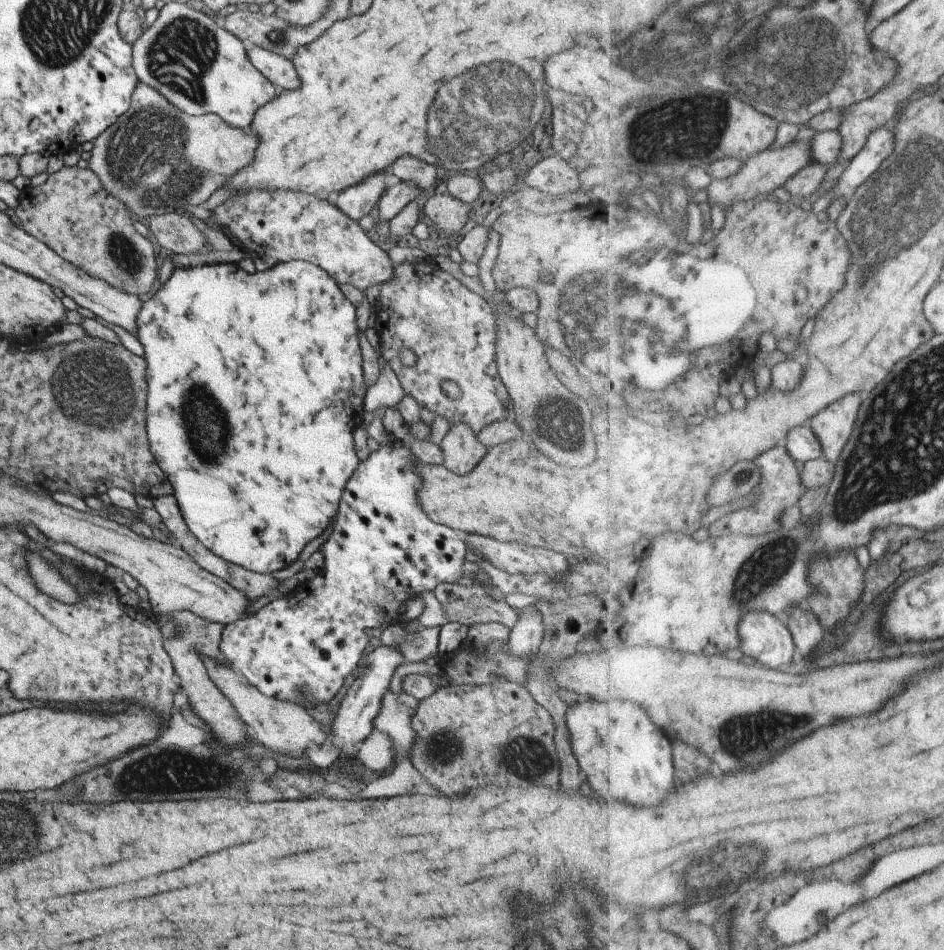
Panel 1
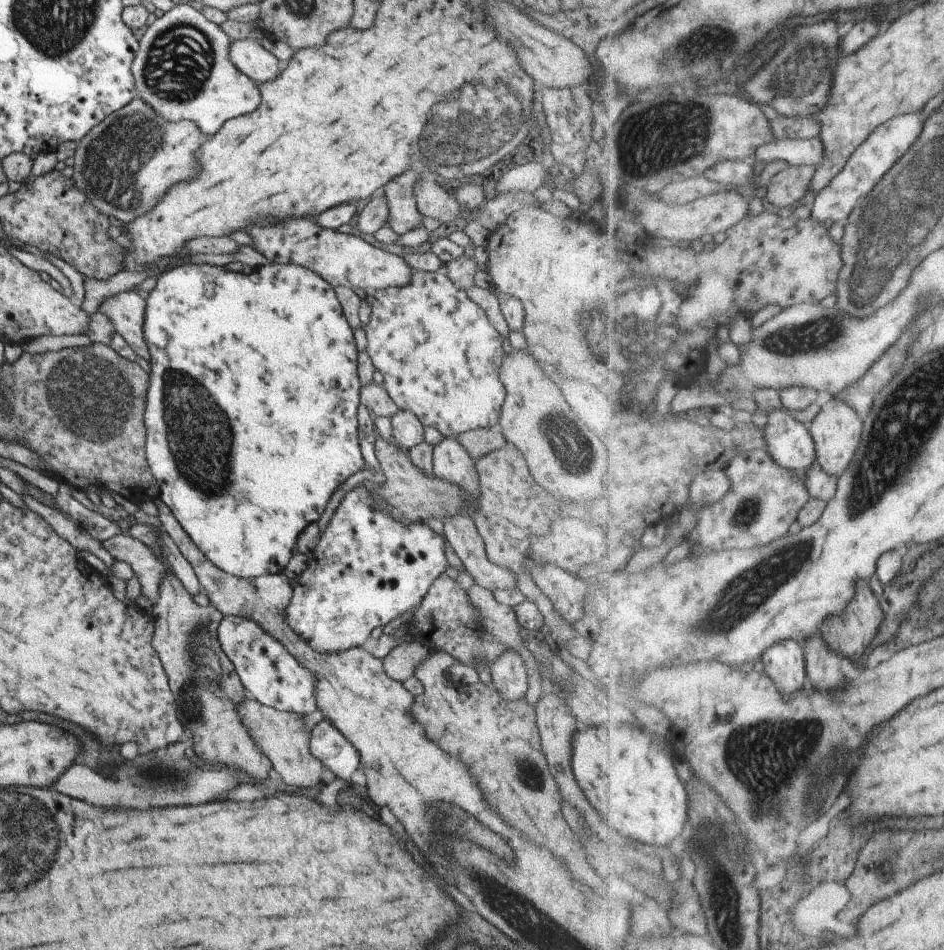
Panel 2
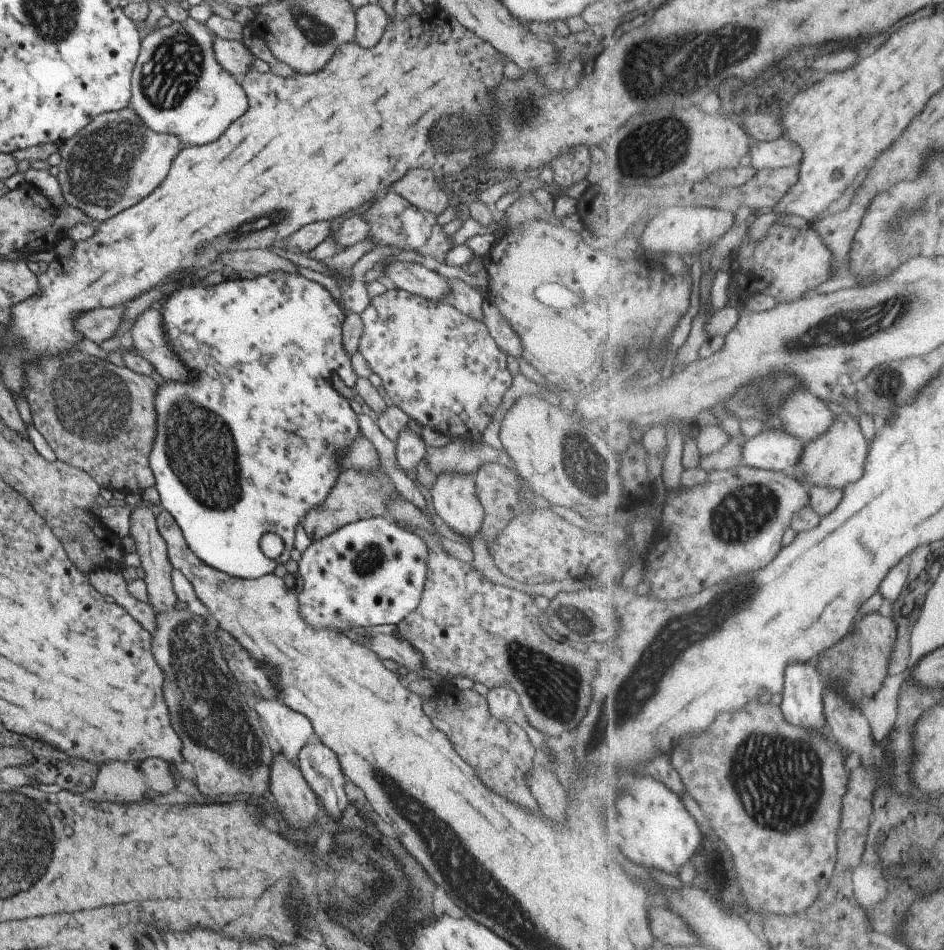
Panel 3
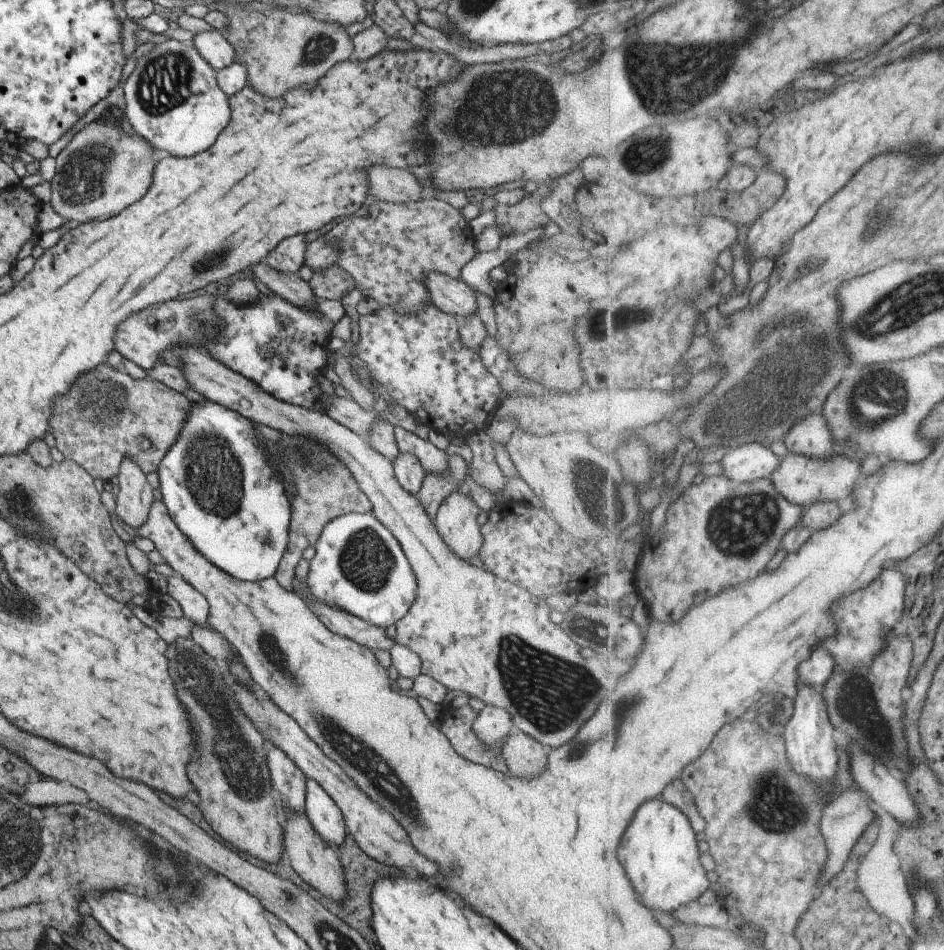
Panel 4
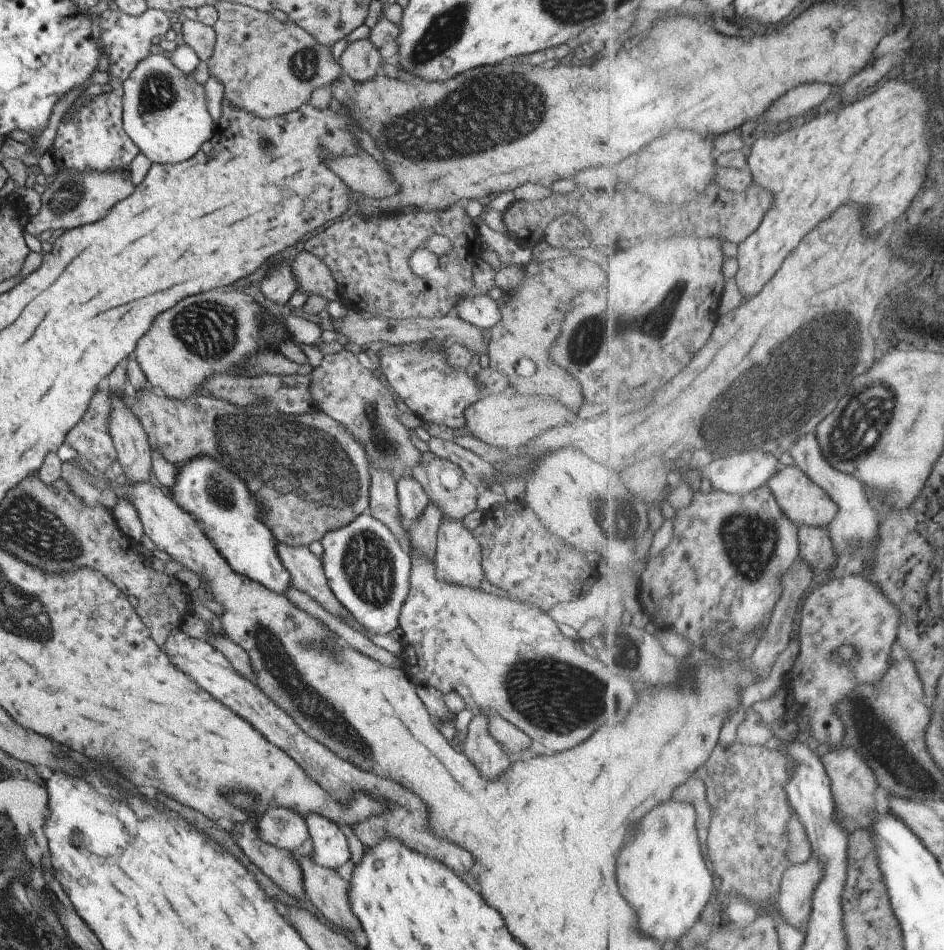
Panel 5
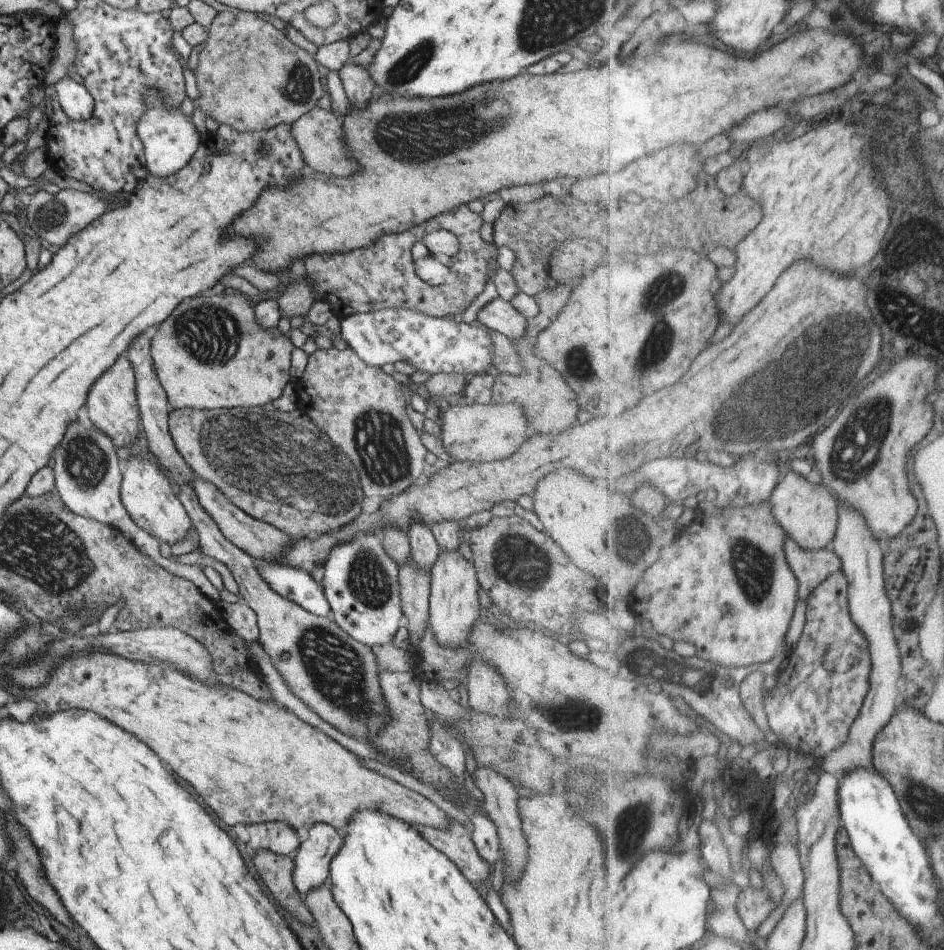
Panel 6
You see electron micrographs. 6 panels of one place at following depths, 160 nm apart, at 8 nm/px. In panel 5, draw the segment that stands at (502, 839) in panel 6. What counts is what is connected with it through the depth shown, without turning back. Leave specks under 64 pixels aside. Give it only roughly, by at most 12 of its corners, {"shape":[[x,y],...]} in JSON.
{"shape":[[488,714],[470,718],[464,755],[483,778],[504,774],[509,758],[488,733]]}

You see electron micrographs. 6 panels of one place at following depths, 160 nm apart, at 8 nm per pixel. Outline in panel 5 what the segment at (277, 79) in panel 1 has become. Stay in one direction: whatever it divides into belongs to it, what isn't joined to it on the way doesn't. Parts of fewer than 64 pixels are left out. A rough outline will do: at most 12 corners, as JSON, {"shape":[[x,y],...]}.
{"shape":[[185,18],[182,41],[198,60],[212,56],[216,34],[212,27]]}

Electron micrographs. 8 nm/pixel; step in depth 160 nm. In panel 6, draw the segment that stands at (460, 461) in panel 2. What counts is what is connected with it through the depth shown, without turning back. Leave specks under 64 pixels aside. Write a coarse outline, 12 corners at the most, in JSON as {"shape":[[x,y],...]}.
{"shape":[[438,551],[428,624],[459,648],[479,614],[473,562]]}

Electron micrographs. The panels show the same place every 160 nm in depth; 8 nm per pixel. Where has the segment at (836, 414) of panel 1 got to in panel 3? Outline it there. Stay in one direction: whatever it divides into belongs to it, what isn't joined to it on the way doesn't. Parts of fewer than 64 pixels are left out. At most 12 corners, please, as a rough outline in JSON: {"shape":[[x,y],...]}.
{"shape":[[848,411],[806,445],[797,480],[839,487],[864,475],[868,438]]}

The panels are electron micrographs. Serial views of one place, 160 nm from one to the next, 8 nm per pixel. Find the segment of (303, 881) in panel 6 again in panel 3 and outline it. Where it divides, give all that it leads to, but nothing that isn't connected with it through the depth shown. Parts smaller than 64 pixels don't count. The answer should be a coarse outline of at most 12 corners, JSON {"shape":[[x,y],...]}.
{"shape":[[321,741],[297,753],[303,778],[335,820],[348,803],[337,755]]}

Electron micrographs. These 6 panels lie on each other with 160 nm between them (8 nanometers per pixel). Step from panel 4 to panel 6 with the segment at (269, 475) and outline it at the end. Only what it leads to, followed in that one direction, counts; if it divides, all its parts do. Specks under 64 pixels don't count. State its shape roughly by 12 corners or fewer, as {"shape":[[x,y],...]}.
{"shape":[[254,559],[261,580],[304,611],[325,617],[324,592],[303,569]]}

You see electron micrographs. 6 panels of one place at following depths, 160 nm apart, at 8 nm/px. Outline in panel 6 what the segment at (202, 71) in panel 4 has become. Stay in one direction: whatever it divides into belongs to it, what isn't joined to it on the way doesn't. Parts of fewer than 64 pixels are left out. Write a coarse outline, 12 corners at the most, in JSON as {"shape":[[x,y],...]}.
{"shape":[[157,87],[134,124],[147,173],[183,168],[202,134]]}

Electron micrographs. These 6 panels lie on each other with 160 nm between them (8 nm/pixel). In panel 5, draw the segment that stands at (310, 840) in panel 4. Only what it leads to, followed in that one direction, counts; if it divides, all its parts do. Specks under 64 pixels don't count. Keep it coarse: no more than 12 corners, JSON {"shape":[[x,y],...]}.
{"shape":[[308,853],[298,860],[302,889],[326,922],[359,932],[349,883]]}

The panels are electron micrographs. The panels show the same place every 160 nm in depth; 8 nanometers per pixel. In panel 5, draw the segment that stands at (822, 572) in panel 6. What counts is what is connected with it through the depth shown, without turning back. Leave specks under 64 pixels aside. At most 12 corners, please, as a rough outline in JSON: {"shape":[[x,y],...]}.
{"shape":[[803,525],[801,557],[813,574],[836,563],[829,526]]}

